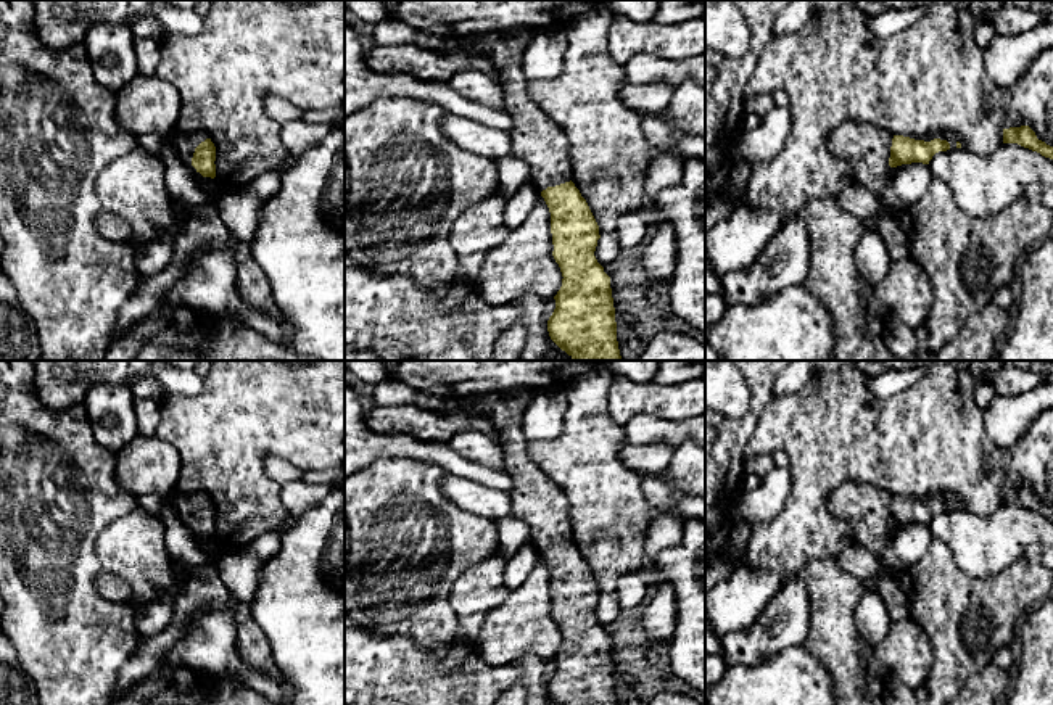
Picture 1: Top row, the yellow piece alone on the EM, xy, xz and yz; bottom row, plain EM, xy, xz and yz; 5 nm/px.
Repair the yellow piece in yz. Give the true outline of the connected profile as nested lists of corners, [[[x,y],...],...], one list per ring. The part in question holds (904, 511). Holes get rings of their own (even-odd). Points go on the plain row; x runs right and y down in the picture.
[[[845,483],[828,496],[828,507],[836,517],[849,522],[855,539],[878,557],[878,592],[886,602],[890,623],[911,621],[911,610],[898,576],[882,562],[887,534],[902,525],[929,525],[935,513],[950,510],[950,504],[940,499],[924,502],[892,496],[884,488],[866,483]]]

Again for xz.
[[[518,388],[485,394],[475,398],[475,409],[486,414],[501,436],[504,472],[512,480],[510,513],[530,525],[530,542],[541,552],[551,573],[552,616],[564,639],[554,657],[555,670],[547,681],[547,692],[555,705],[618,705],[610,637],[594,616],[599,586],[572,542],[567,497],[526,454],[522,417],[536,393],[535,388]]]

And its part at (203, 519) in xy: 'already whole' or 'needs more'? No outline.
needs more

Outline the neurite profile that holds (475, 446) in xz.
[[[462,430],[456,433],[446,444],[470,462],[504,470],[502,446],[481,431]]]

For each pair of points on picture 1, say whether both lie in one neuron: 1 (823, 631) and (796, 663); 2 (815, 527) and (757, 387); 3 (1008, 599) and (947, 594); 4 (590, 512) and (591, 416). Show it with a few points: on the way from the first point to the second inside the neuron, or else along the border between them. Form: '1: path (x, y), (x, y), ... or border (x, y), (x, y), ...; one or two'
1: border (804, 644), (828, 670), (831, 678); two
2: border (773, 396), (763, 408), (757, 427), (749, 438); two
3: path (994, 599), (962, 599); one
4: path (590, 488), (590, 440); one

